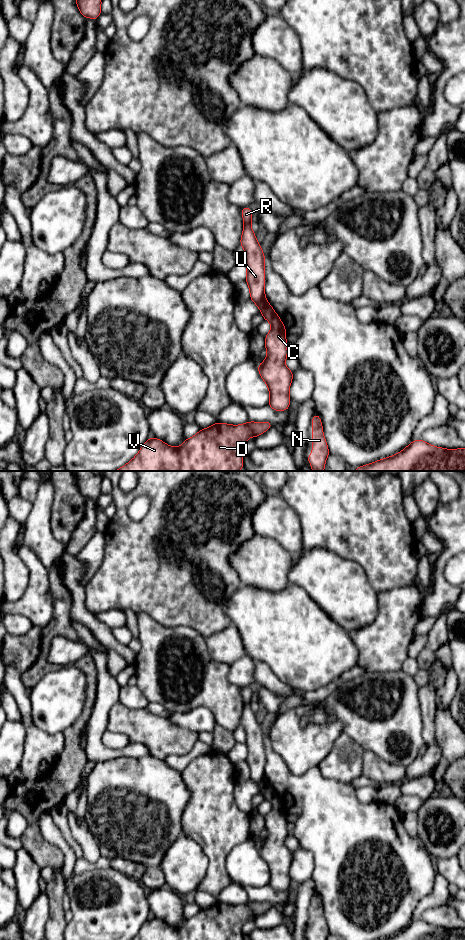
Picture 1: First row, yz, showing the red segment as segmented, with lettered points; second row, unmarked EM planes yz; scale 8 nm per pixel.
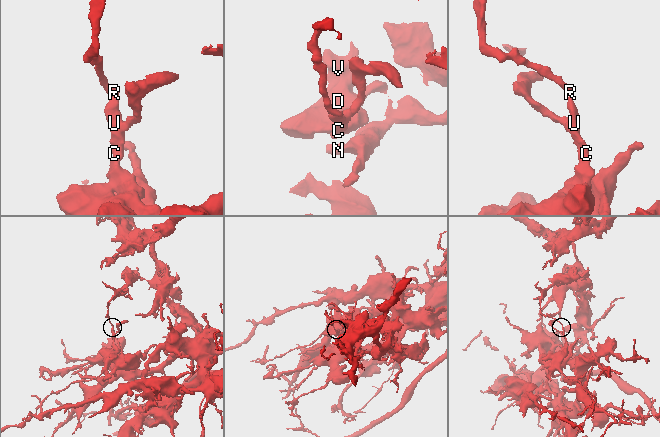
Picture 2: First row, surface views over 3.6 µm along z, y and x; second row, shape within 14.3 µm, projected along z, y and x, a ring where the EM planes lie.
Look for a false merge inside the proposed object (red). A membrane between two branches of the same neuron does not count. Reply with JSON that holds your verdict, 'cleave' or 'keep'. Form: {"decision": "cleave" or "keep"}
{"decision": "cleave"}

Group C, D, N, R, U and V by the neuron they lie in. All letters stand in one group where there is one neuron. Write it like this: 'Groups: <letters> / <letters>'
Groups: C D N U V / R

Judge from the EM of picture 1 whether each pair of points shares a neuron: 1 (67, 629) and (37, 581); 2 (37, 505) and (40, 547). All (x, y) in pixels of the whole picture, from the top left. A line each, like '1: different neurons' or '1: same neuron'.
1: different neurons
2: same neuron

